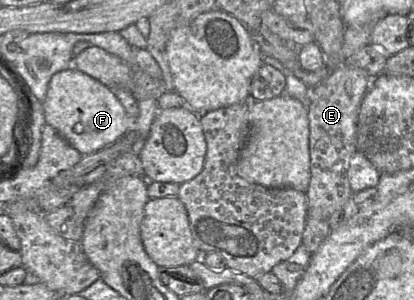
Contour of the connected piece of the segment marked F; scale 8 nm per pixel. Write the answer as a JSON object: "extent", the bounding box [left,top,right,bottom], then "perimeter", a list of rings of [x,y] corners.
{"extent":[42,68,131,156],"perimeter":[[[75,68],[52,76],[42,106],[46,124],[52,126],[82,156],[101,150],[131,127],[131,118],[112,91]]]}

